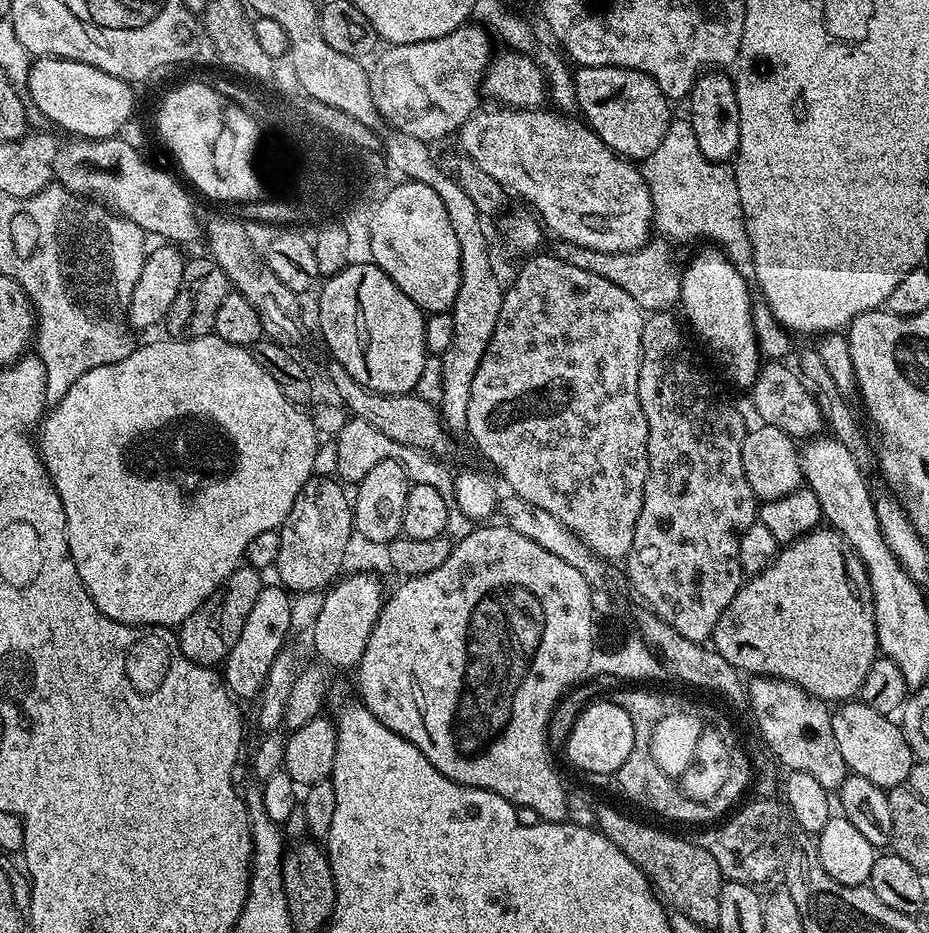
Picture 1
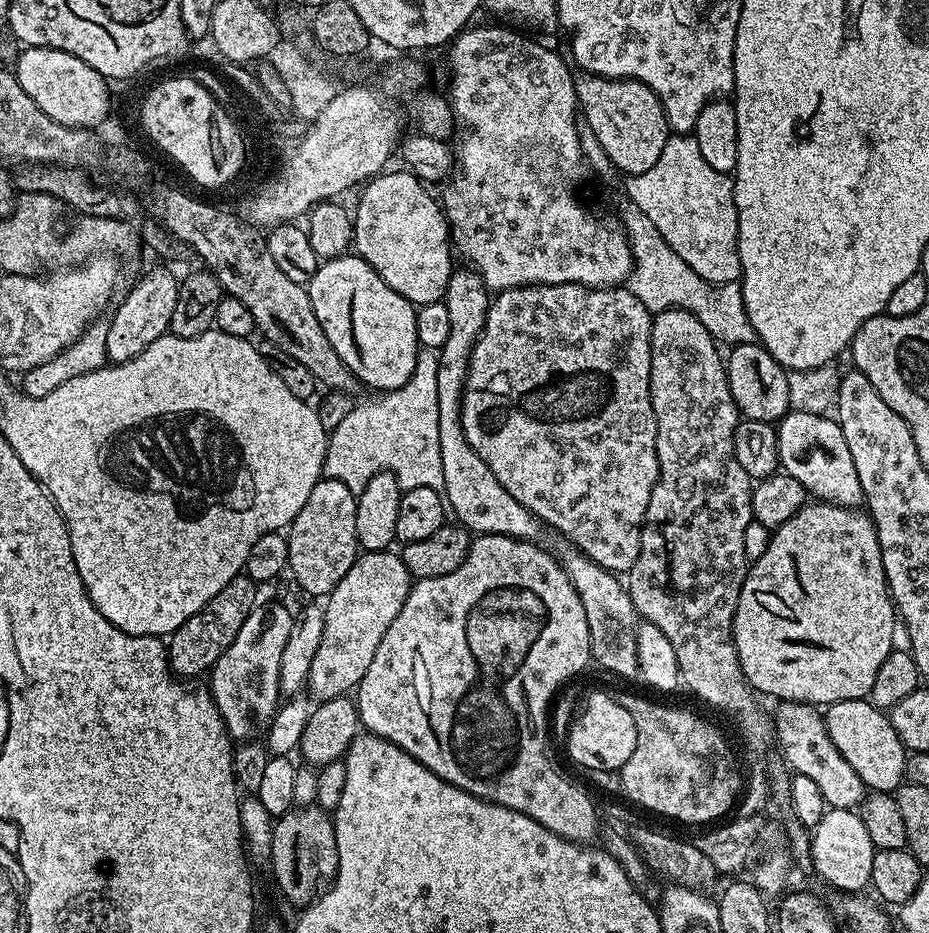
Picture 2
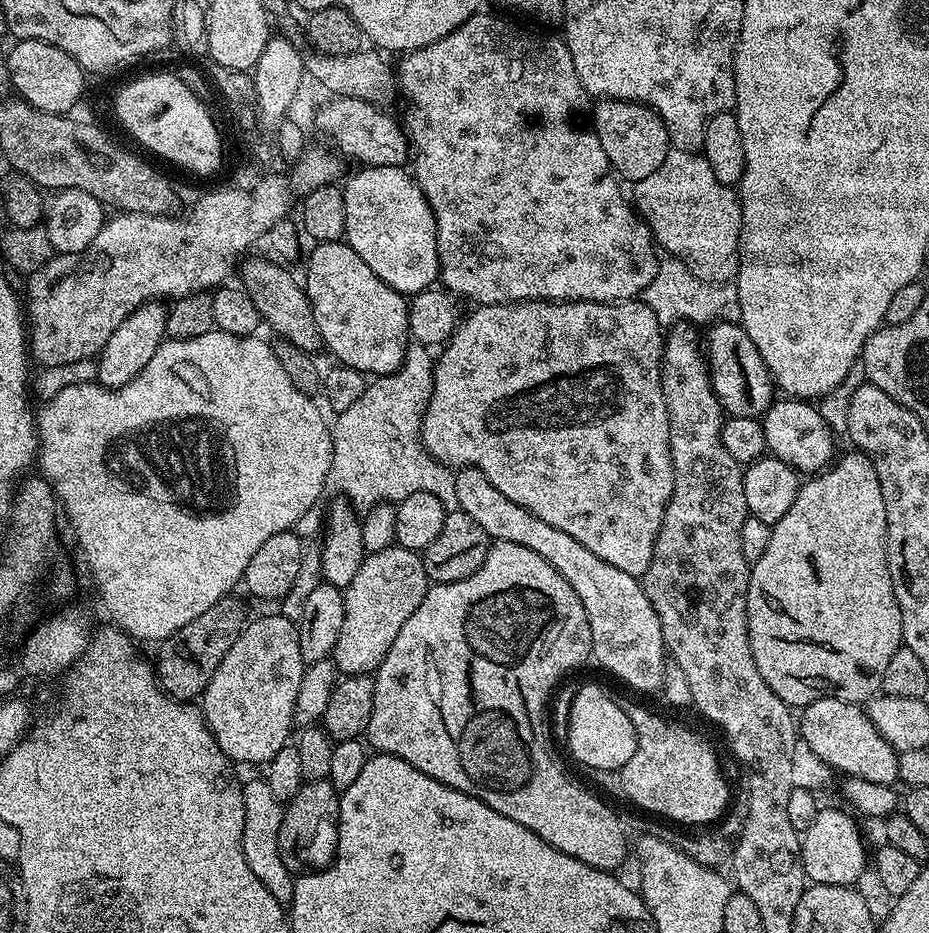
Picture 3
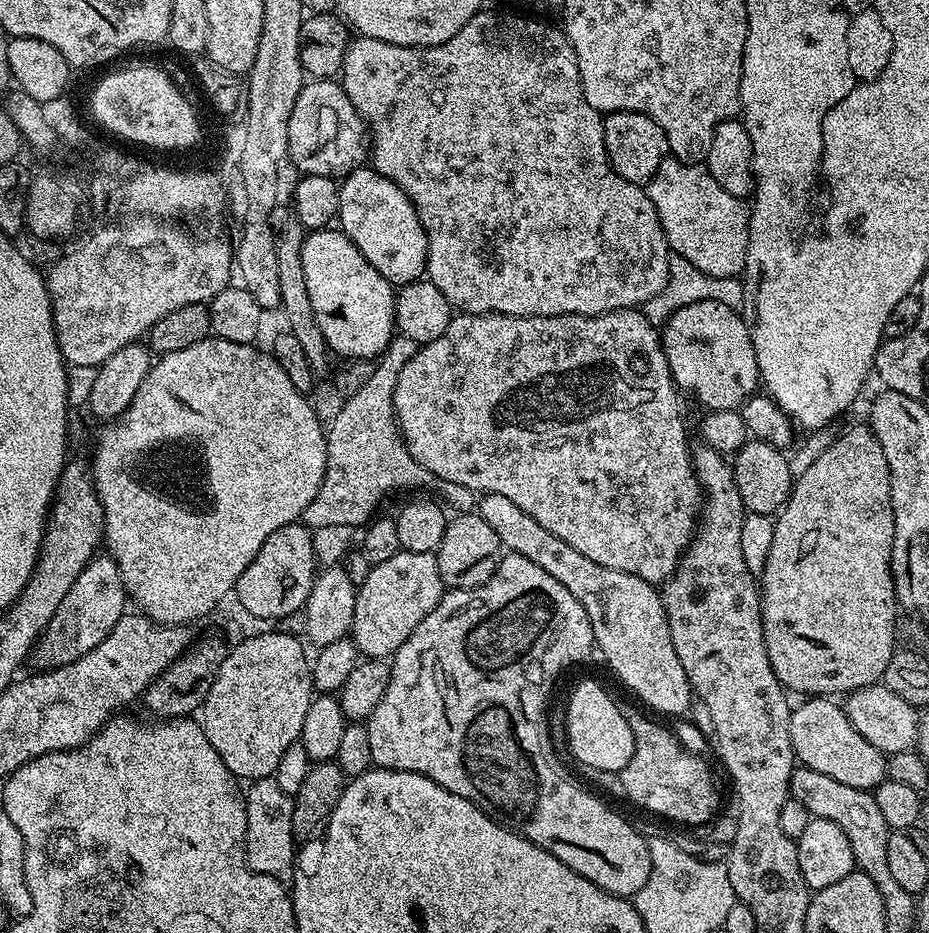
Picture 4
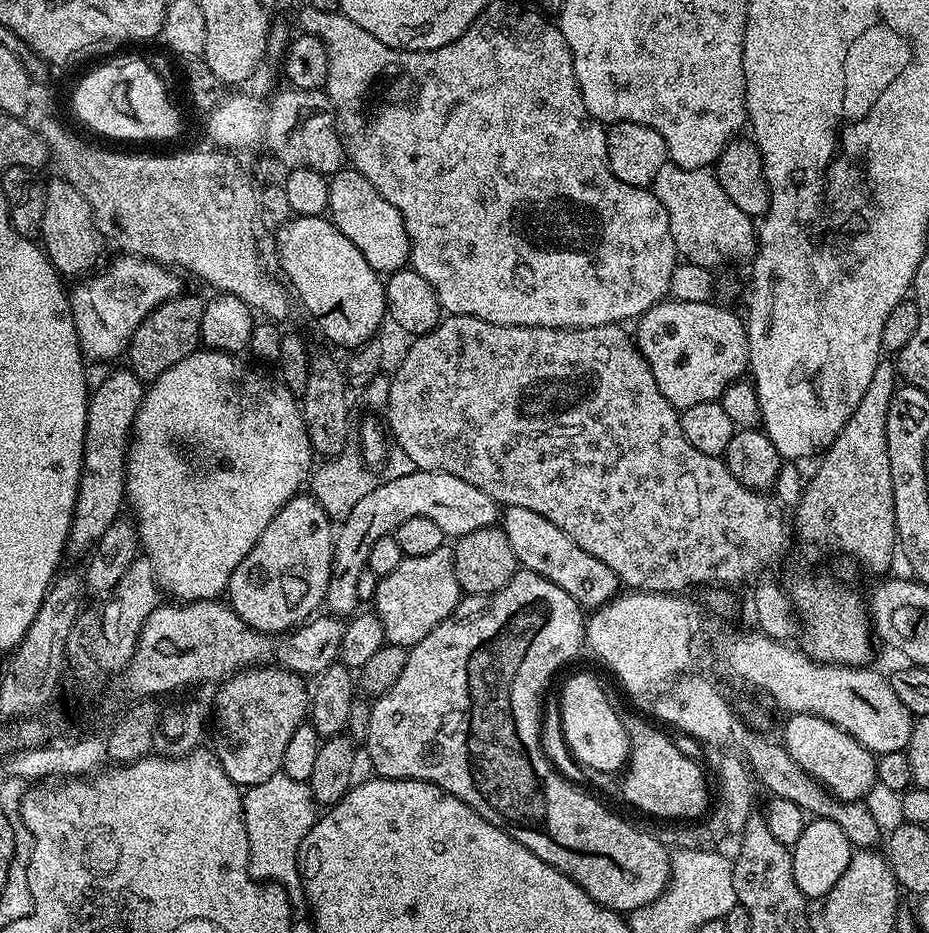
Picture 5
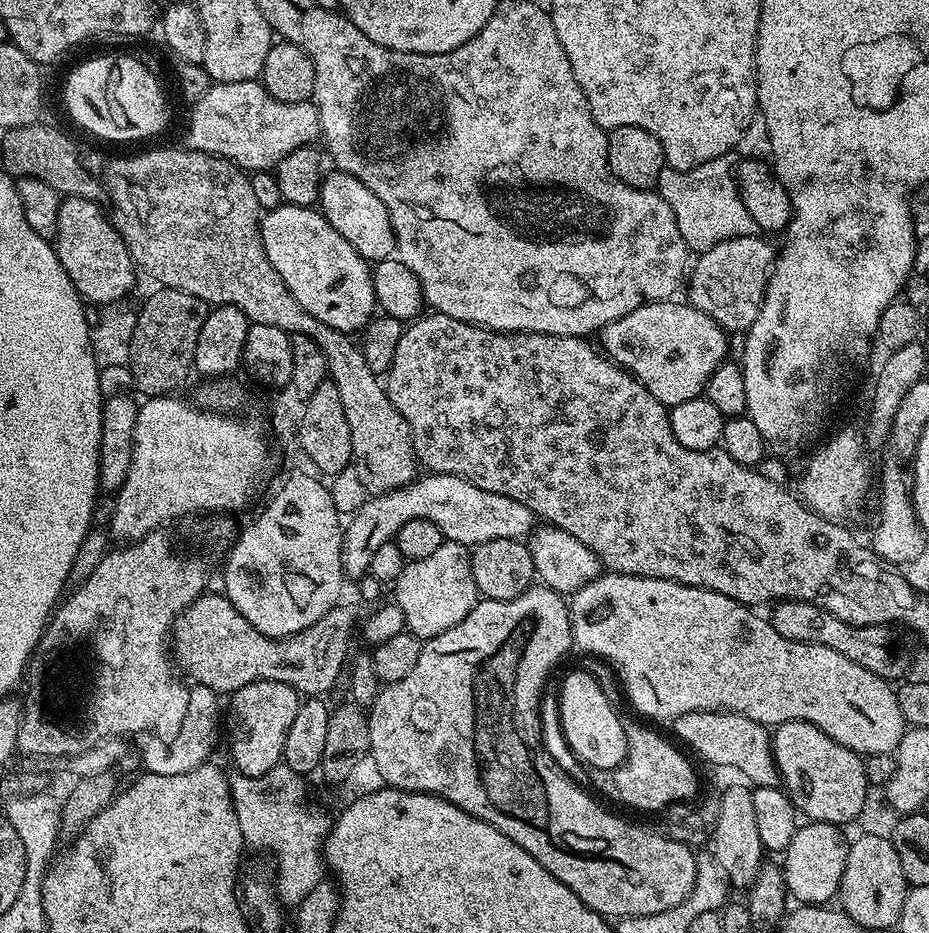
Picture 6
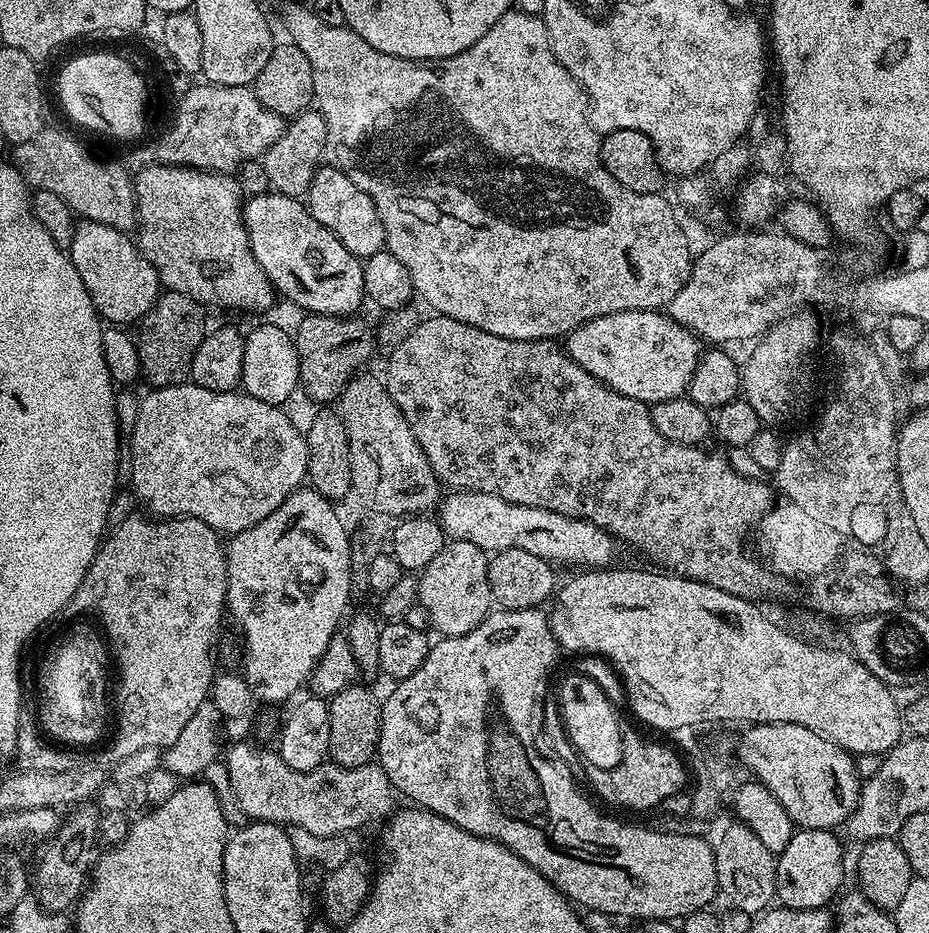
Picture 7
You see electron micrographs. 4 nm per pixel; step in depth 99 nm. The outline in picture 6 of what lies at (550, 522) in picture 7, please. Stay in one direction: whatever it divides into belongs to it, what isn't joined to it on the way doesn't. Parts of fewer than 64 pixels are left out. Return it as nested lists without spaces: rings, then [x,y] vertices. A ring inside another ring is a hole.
[[[441,472],[421,475],[405,488],[365,499],[364,504],[351,513],[349,520],[352,521],[349,524],[347,521],[342,542],[342,566],[348,578],[365,575],[370,558],[374,558],[374,550],[395,541],[398,530],[402,530],[406,522],[429,520],[442,530],[445,540],[469,546],[498,538],[524,540],[534,528],[532,512],[522,506],[522,502],[514,502],[514,498],[502,494],[490,494],[462,478]]]

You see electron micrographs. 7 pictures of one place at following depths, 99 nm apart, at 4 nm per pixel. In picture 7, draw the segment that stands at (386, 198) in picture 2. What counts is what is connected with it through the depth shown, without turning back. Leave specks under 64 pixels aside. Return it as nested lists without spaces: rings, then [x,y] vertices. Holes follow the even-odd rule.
[[[327,166],[317,170],[306,197],[306,207],[311,216],[318,218],[318,222],[322,222],[322,226],[326,226],[326,230],[330,230],[330,234],[350,250],[350,254],[367,258],[385,251],[382,218],[378,218],[378,210],[370,194],[366,194],[366,190],[358,190],[342,170]]]

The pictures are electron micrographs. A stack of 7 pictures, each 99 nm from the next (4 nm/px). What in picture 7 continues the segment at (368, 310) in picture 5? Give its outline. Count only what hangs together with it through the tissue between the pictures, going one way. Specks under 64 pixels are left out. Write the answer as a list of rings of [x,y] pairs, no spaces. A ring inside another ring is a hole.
[[[267,191],[261,196],[249,196],[244,201],[244,225],[246,226],[246,234],[250,242],[250,250],[254,254],[254,258],[258,258],[258,266],[262,266],[262,270],[266,270],[266,278],[270,278],[273,288],[281,297],[284,296],[288,300],[293,300],[298,307],[304,308],[305,313],[315,314],[317,316],[351,316],[359,313],[360,303],[365,303],[364,294],[364,265],[361,257],[350,254],[350,250],[346,250],[346,246],[342,246],[342,242],[338,242],[338,238],[334,238],[334,234],[330,234],[330,230],[326,230],[326,226],[322,226],[322,222],[318,222],[318,218],[310,215],[307,207],[295,196],[284,196],[281,192]]]

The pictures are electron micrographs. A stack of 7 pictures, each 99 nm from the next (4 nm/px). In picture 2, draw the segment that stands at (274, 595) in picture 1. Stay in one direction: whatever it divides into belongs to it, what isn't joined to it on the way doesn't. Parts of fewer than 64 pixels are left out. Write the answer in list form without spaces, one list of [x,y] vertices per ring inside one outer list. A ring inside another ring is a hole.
[[[260,604],[253,610],[234,642],[210,670],[208,689],[218,706],[228,735],[234,740],[249,739],[256,724],[269,723],[280,706],[282,653],[289,641],[295,617],[282,604]]]

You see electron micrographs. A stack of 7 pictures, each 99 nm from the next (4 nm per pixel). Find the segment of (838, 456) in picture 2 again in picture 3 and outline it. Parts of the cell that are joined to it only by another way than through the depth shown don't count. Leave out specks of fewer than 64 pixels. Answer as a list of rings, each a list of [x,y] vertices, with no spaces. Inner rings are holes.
[[[776,398],[762,417],[768,452],[800,474],[823,472],[832,463],[837,451],[823,414],[812,404],[815,403],[804,398]]]

